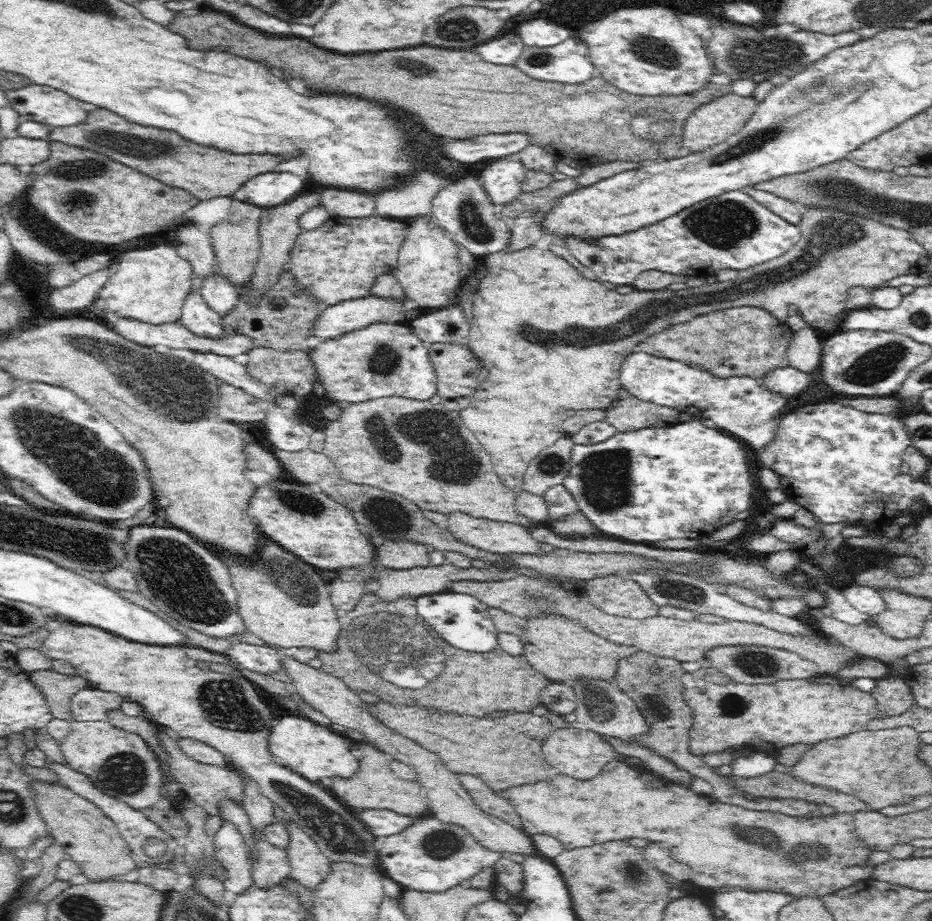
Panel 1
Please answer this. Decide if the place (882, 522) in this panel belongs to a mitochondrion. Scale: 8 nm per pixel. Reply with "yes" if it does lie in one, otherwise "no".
no

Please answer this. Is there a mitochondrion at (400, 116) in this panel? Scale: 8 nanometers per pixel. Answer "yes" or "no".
no

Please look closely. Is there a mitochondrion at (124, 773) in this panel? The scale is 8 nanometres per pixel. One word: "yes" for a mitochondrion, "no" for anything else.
yes

